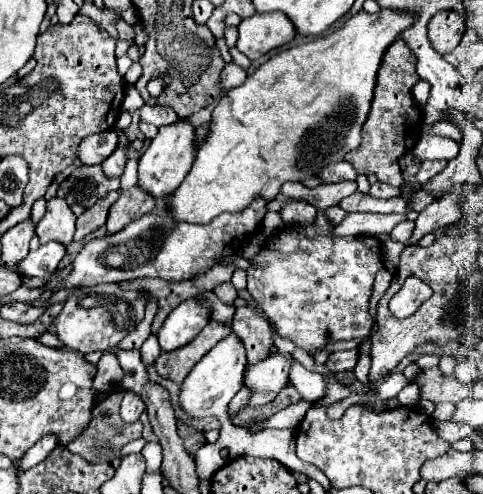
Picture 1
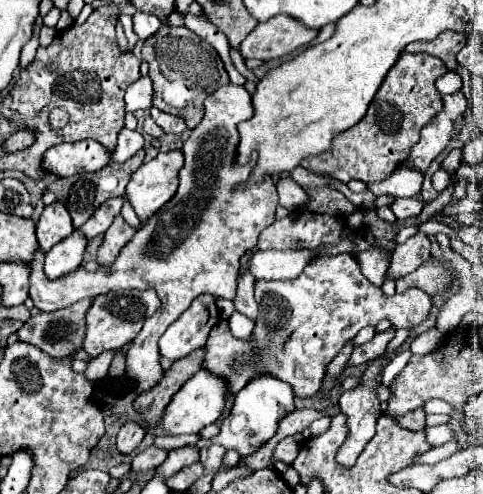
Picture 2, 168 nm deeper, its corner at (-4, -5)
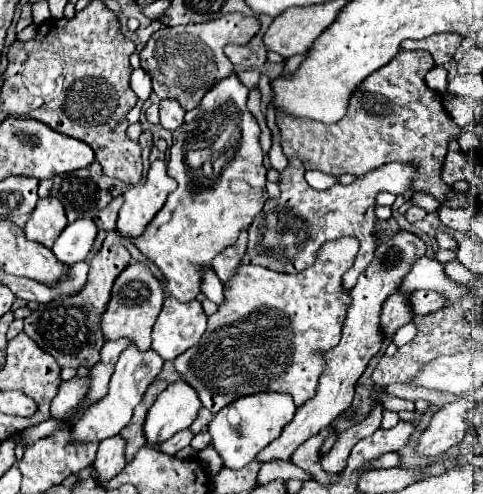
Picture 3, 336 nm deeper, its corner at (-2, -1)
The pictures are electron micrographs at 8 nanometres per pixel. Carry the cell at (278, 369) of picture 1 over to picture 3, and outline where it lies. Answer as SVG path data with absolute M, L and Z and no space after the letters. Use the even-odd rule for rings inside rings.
M256 393L240 397L238 401L226 405L214 415L208 425L208 431L212 435L212 447L222 457L222 465L228 469L242 469L246 463L256 459L256 455L270 441L280 437L282 429L292 421L294 413L294 401L290 395L284 393Z

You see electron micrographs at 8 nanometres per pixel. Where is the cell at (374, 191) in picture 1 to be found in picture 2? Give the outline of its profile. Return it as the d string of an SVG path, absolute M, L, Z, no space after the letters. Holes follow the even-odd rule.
M394 197L394 201L390 203L390 209L394 211L394 215L398 219L406 219L412 215L418 215L422 211L424 203L418 199L402 199L402 197Z

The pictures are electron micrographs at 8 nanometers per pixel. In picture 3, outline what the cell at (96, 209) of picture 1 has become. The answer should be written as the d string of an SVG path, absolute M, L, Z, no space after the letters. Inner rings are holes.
M116 197L116 199L106 207L106 209L102 209L102 211L94 217L98 229L112 231L112 229L116 227L116 219L118 219L118 211L120 211L122 203L124 203L124 197Z

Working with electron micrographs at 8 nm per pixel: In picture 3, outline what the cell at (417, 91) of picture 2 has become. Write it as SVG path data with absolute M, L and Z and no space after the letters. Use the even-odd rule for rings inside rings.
M400 49L398 55L386 67L370 73L370 77L362 81L358 91L354 91L350 97L346 117L342 117L342 121L332 123L332 125L318 123L314 119L296 119L282 111L276 111L276 125L280 129L280 145L282 145L284 155L298 157L306 169L316 169L316 171L336 175L336 177L342 173L364 175L392 161L412 163L412 165L418 165L418 177L414 177L414 185L412 185L414 193L428 193L444 207L448 201L448 195L452 193L452 187L440 179L442 163L448 153L448 143L452 139L458 139L460 133L466 129L458 127L450 119L450 115L446 113L442 105L442 97L424 83L424 75L432 67L434 67L434 59L430 53Z

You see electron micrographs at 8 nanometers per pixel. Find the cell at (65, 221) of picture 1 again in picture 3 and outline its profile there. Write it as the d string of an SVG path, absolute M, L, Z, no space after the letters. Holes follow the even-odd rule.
M46 197L38 201L34 213L24 225L24 233L30 241L52 247L66 225L68 221L66 221L62 203L58 203L54 197Z

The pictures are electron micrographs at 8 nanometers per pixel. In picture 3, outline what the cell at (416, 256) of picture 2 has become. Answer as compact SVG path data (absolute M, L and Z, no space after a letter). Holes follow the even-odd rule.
M400 231L396 237L392 237L390 241L382 243L376 253L374 253L374 261L366 267L366 271L362 273L362 277L358 277L356 285L350 289L350 309L346 311L346 321L342 327L342 337L340 343L330 349L324 355L326 361L326 369L320 377L320 385L316 395L306 401L306 405L302 405L292 423L284 427L282 435L272 441L268 447L264 447L258 453L258 461L260 463L268 463L268 461L290 461L294 449L298 449L298 445L302 445L302 441L310 439L314 433L320 433L326 425L330 425L346 407L350 407L352 397L354 397L354 387L356 381L360 379L360 375L364 373L368 361L380 351L382 343L384 343L384 333L380 327L380 311L382 311L382 303L398 291L398 287L402 285L402 279L410 273L412 265L416 259L420 259L426 251L426 245L422 239L418 239L414 233L408 231Z

